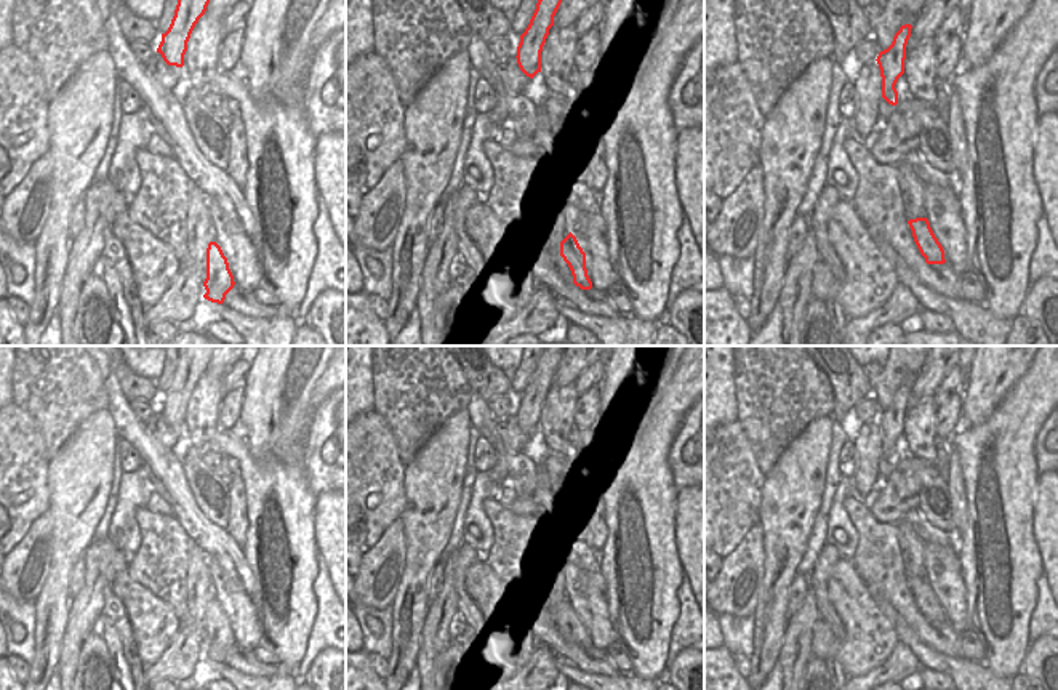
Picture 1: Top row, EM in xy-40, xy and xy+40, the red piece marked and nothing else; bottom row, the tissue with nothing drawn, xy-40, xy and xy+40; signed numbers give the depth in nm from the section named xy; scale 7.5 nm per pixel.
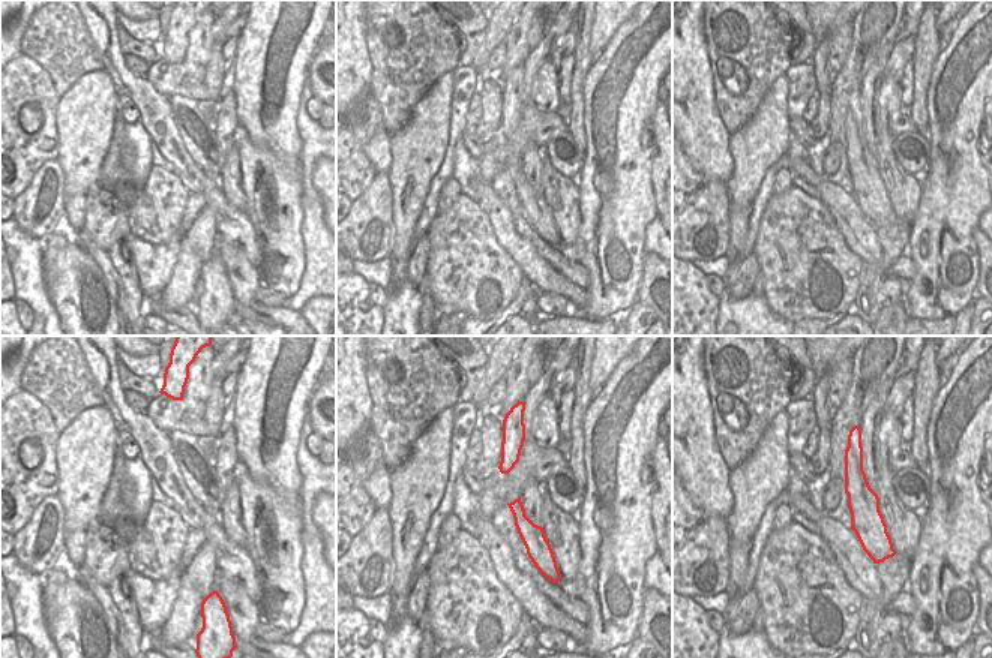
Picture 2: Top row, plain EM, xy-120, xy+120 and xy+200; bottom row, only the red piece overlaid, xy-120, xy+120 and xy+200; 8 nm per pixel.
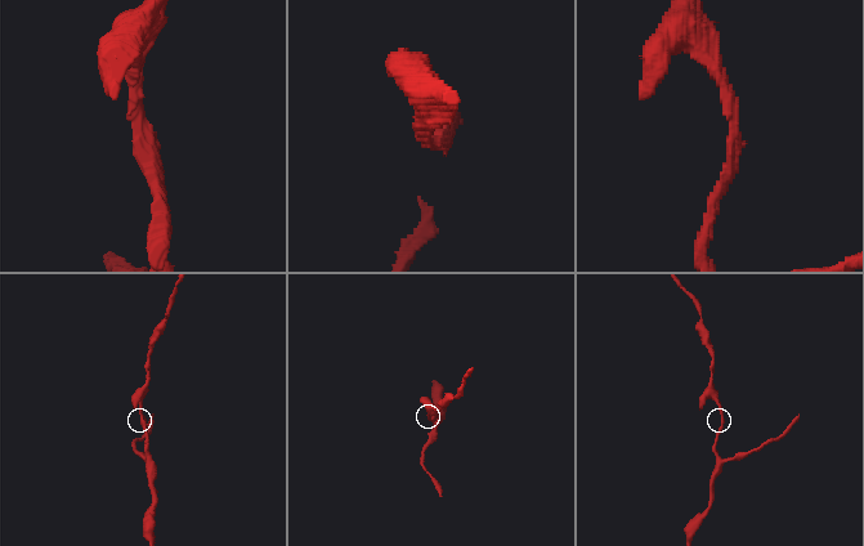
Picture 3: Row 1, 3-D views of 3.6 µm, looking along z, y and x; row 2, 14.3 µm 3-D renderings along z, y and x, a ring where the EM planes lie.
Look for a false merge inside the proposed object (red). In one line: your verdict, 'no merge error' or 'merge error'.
no merge error

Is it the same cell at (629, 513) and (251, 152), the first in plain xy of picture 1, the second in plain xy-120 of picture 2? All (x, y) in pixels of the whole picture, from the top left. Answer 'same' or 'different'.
same

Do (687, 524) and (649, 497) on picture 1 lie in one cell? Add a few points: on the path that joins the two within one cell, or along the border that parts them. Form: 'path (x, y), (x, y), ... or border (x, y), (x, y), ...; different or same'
border (679, 490), (676, 503), (676, 553); different

